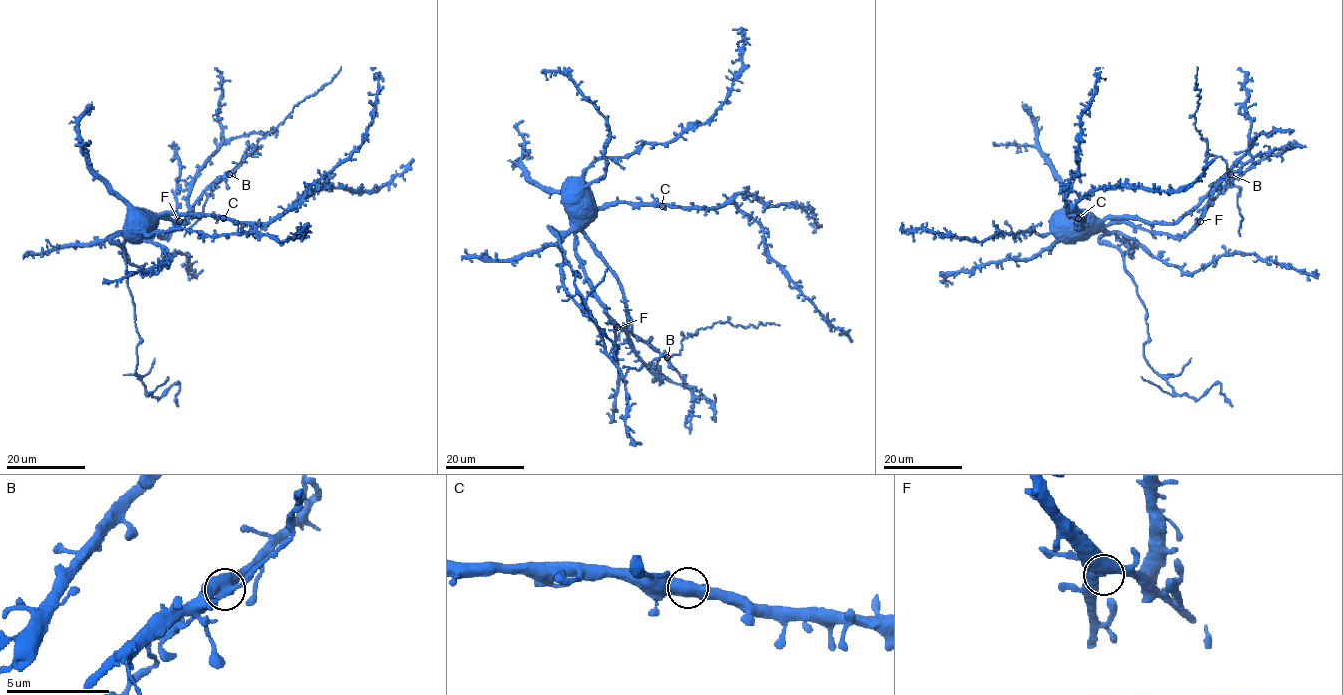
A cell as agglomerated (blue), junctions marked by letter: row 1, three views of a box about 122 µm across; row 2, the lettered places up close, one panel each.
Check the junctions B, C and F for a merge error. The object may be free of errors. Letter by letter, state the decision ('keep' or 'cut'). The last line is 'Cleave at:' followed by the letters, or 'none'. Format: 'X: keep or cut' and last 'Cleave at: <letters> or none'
B: keep
C: keep
F: keep
Cleave at: none

